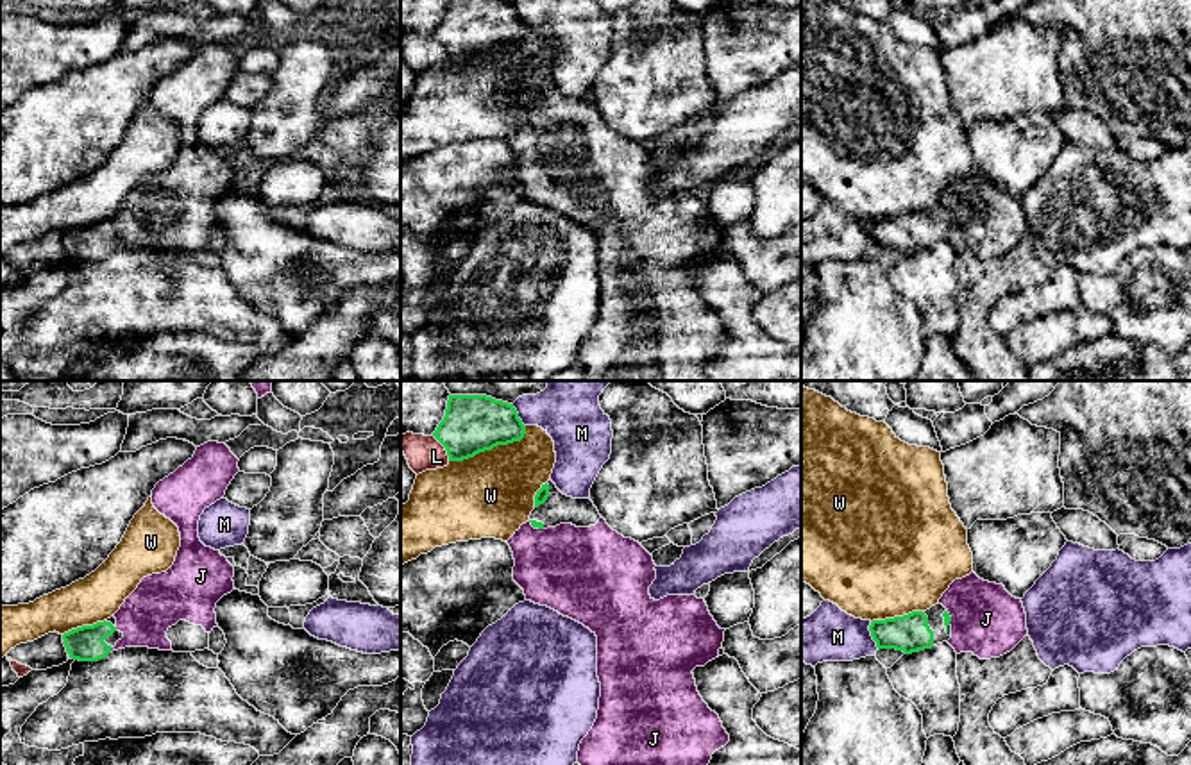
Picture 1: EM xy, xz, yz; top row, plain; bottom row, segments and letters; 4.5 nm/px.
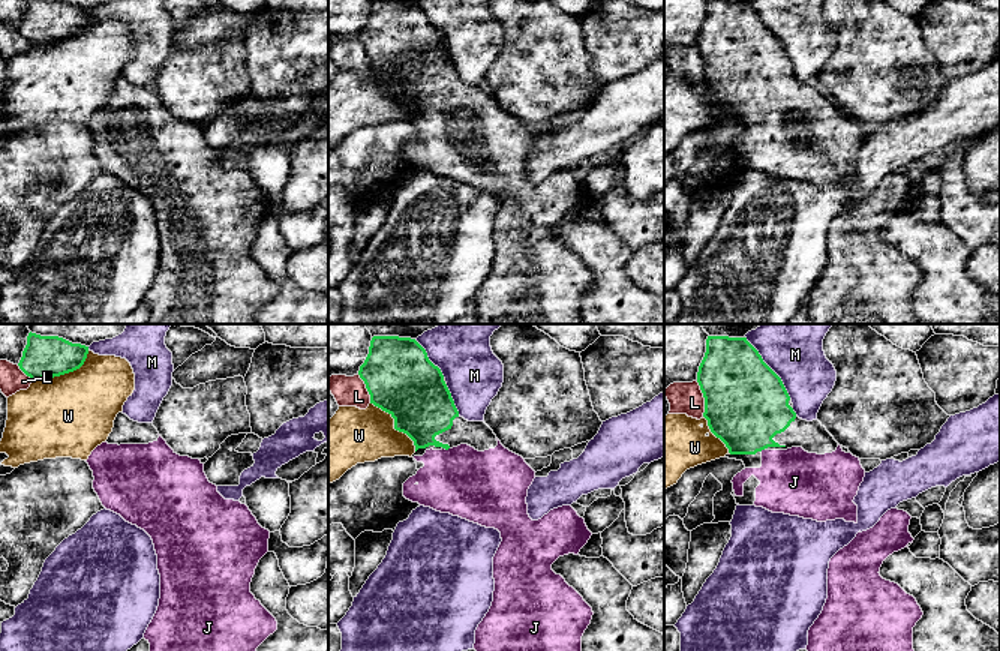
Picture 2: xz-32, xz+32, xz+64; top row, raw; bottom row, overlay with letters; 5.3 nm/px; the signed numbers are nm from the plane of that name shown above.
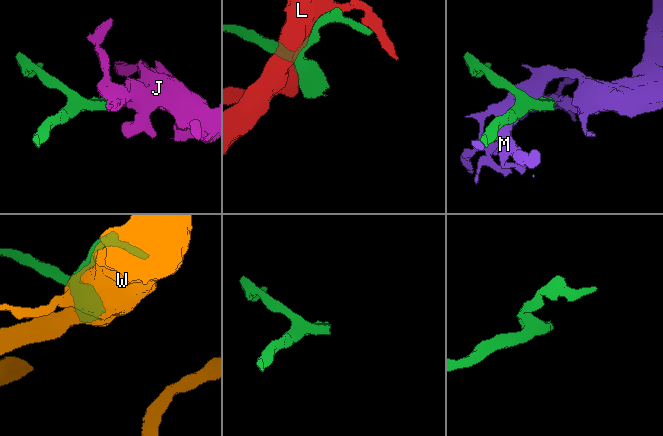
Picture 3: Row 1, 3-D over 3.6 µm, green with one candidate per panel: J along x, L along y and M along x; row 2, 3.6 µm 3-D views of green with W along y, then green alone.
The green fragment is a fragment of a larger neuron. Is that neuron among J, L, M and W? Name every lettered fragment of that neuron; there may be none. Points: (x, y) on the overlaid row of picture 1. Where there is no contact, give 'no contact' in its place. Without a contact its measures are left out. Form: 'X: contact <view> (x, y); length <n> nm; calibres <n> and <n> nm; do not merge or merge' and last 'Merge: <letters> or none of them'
J: contact xy (111, 647); length 30 nm; calibres 160 and 240 nm; merge
L: contact xz (444, 445); length 140 nm; calibres 260 and 160 nm; do not merge
M: contact yz (873, 637); length 130 nm; calibres 180 and 240 nm; do not merge
W: contact xz (490, 449); length 380 nm; calibres 260 and 380 nm; do not merge
Merge: J

